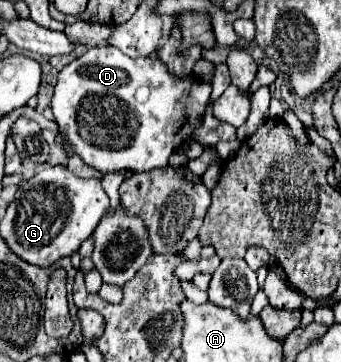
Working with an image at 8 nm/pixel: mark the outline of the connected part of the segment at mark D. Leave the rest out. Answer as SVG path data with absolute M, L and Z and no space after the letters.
M93 47L73 63L63 67L63 71L57 77L51 107L59 131L63 135L67 157L75 153L83 159L83 163L87 163L93 169L141 173L141 171L167 167L171 153L191 137L197 125L201 125L209 95L211 95L211 85L191 77L189 79L171 77L167 73L167 67L153 57L131 59L115 47Z

